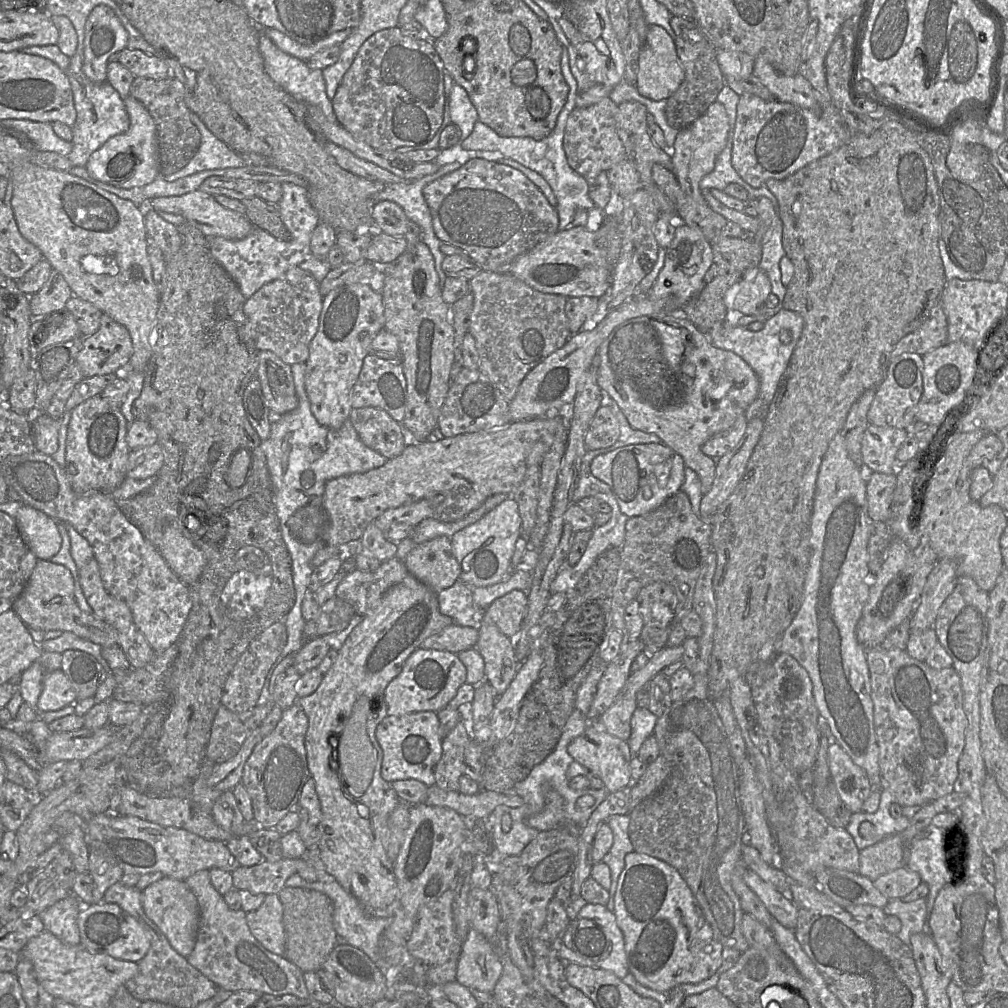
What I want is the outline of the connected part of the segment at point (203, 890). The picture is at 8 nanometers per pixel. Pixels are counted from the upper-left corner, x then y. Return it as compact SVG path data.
M200 870L185 880L197 898L200 919L195 947L187 957L190 965L210 981L229 992L254 991L269 995L308 998L304 972L284 956L267 950L250 932L246 912L232 910L212 885L209 870Z

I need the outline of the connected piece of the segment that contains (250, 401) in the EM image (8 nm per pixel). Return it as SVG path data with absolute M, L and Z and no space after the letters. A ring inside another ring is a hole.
M257 377L247 384L243 393L243 405L251 426L261 441L266 440L271 431L270 409L262 394L261 385Z

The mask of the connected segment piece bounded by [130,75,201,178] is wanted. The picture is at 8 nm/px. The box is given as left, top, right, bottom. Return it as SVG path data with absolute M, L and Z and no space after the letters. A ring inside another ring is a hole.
M173 75L156 80L135 77L130 95L141 102L152 116L158 142L159 177L171 176L184 168L197 153L201 134L190 118L191 111L185 102L184 88Z

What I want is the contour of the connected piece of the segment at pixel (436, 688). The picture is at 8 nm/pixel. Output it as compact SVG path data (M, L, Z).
M420 647L407 658L401 672L385 688L387 714L402 716L421 711L438 712L448 705L465 682L466 668L457 654Z

